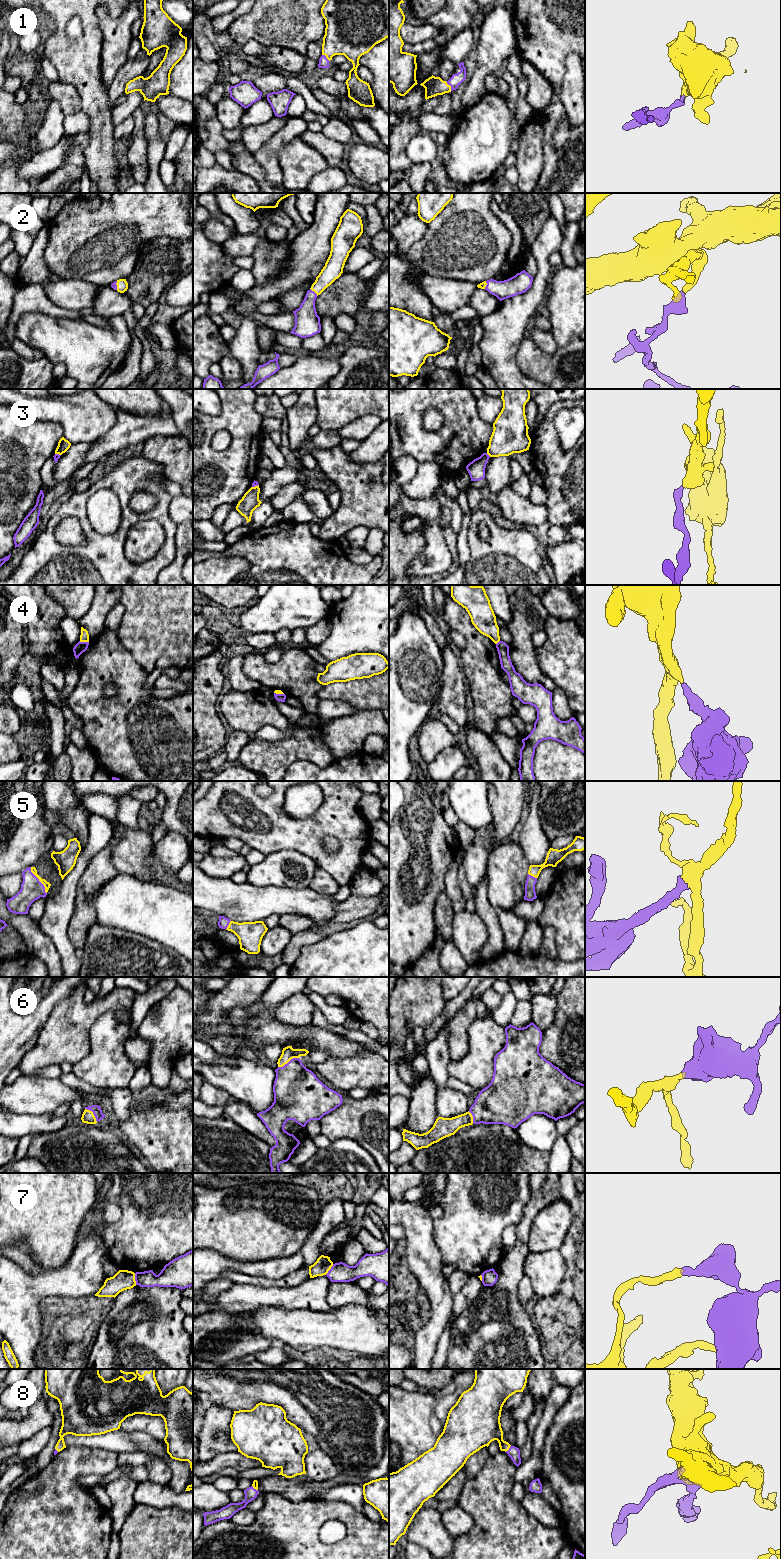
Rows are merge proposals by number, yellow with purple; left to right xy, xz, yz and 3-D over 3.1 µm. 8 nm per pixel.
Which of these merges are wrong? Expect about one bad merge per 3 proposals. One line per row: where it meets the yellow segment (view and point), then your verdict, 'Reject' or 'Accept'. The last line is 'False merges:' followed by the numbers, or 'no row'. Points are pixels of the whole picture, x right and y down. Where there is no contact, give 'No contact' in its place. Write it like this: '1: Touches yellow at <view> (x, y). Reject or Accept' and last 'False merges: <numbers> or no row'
1: Touches yellow at yz (450, 86). Accept
2: Touches yellow at xz (314, 291). Accept
3: Touches yellow at yz (488, 454). Reject
4: Touches yellow at xy (84, 641). Reject
5: Touches yellow at xy (39, 880). Accept
6: Touches yellow at xz (288, 1061). Accept
7: Touches yellow at xy (134, 1279). Reject
8: Touches yellow at yz (508, 1449). Accept
False merges: 3, 4, 7

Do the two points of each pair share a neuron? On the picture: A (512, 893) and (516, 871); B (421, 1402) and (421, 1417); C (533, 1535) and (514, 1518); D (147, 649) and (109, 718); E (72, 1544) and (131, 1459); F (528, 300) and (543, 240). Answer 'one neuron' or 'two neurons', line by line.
A: one neuron
B: one neuron
C: one neuron
D: two neurons
E: two neurons
F: one neuron

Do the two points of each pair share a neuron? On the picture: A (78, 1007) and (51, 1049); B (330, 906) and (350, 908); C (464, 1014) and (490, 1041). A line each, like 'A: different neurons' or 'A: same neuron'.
A: same neuron
B: different neurons
C: different neurons

